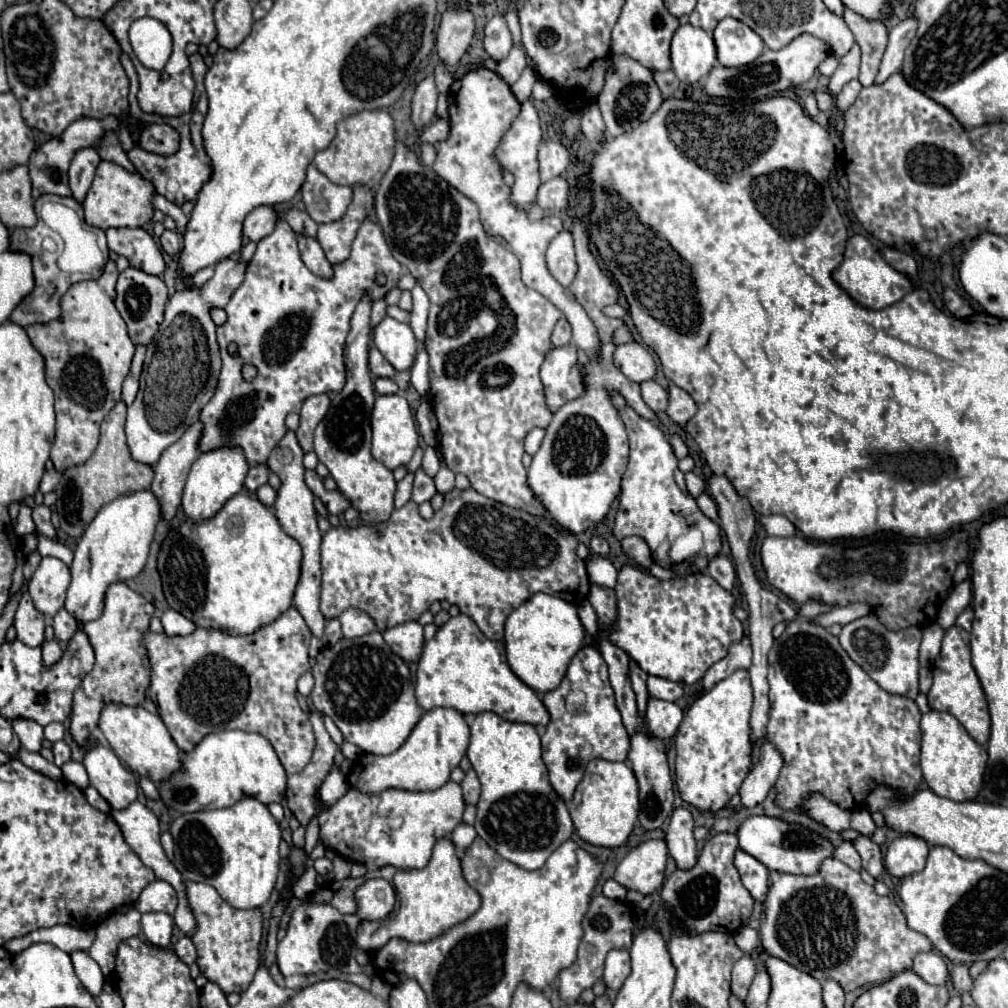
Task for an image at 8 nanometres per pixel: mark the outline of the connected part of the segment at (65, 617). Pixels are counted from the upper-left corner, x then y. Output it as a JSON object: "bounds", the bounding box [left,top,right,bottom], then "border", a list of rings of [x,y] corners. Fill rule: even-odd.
{"bounds":[52,608,76,642],"border":[[[60,608],[58,614],[52,618],[52,628],[56,640],[68,642],[68,638],[72,638],[72,634],[76,632],[76,620],[72,614],[68,614],[66,608]]]}

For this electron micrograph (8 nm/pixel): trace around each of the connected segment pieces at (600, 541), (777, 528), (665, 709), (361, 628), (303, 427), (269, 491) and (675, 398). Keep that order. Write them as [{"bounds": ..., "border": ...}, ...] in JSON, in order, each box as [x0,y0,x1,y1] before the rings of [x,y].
[{"bounds":[590,536,610,556],"border":[[[592,536],[592,540],[590,540],[590,552],[598,554],[598,556],[606,556],[610,552],[610,546],[608,546],[608,542],[604,538]]]},{"bounds":[760,516,796,536],"border":[[[762,516],[760,522],[768,536],[792,536],[796,532],[794,524],[784,516]]]},{"bounds":[646,698,684,738],"border":[[[648,698],[648,706],[646,706],[646,724],[648,730],[660,738],[672,738],[682,722],[684,714],[682,710],[668,700],[658,700],[658,698]]]},{"bounds":[338,608,376,638],"border":[[[356,608],[344,610],[338,620],[342,624],[344,638],[358,638],[358,636],[364,636],[364,634],[376,630],[376,624],[372,622],[372,618],[368,618],[368,614],[364,614],[362,610],[356,610]]]},{"bounds":[296,394,330,452],"border":[[[316,394],[316,396],[310,396],[302,410],[300,410],[300,426],[296,430],[296,438],[298,438],[298,444],[304,452],[310,452],[312,450],[312,434],[314,434],[314,428],[318,426],[318,422],[326,416],[330,408],[330,398],[328,394]]]},{"bounds":[256,484,276,508],"border":[[[264,484],[256,490],[256,496],[258,500],[266,506],[266,508],[272,508],[274,506],[274,500],[276,500],[276,490],[270,486],[270,484]]]},{"bounds":[666,384,696,426],"border":[[[670,384],[670,404],[666,414],[680,426],[686,426],[686,422],[696,414],[696,402],[692,400],[692,396],[688,392],[684,392],[682,388],[678,388],[676,384]]]}]

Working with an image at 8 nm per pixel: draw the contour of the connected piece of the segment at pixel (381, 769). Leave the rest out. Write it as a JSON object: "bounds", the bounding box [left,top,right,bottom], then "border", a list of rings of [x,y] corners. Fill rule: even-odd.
{"bounds":[348,708,470,794],"border":[[[432,708],[422,714],[420,722],[414,726],[408,740],[394,754],[376,756],[360,754],[348,774],[348,784],[356,786],[360,792],[378,794],[386,788],[402,790],[436,790],[448,782],[450,772],[460,764],[466,754],[470,740],[470,728],[464,720],[464,714],[454,708]]]}

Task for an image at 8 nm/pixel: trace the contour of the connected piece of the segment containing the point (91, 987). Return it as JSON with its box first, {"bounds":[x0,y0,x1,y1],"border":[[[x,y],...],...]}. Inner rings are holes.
{"bounds":[70,950,104,996],"border":[[[74,950],[70,952],[70,958],[72,958],[72,966],[74,966],[74,972],[76,976],[80,978],[80,982],[84,984],[84,988],[92,994],[92,996],[98,996],[100,990],[102,990],[102,984],[104,984],[104,976],[100,972],[100,966],[88,956],[88,952],[84,950]]]}

